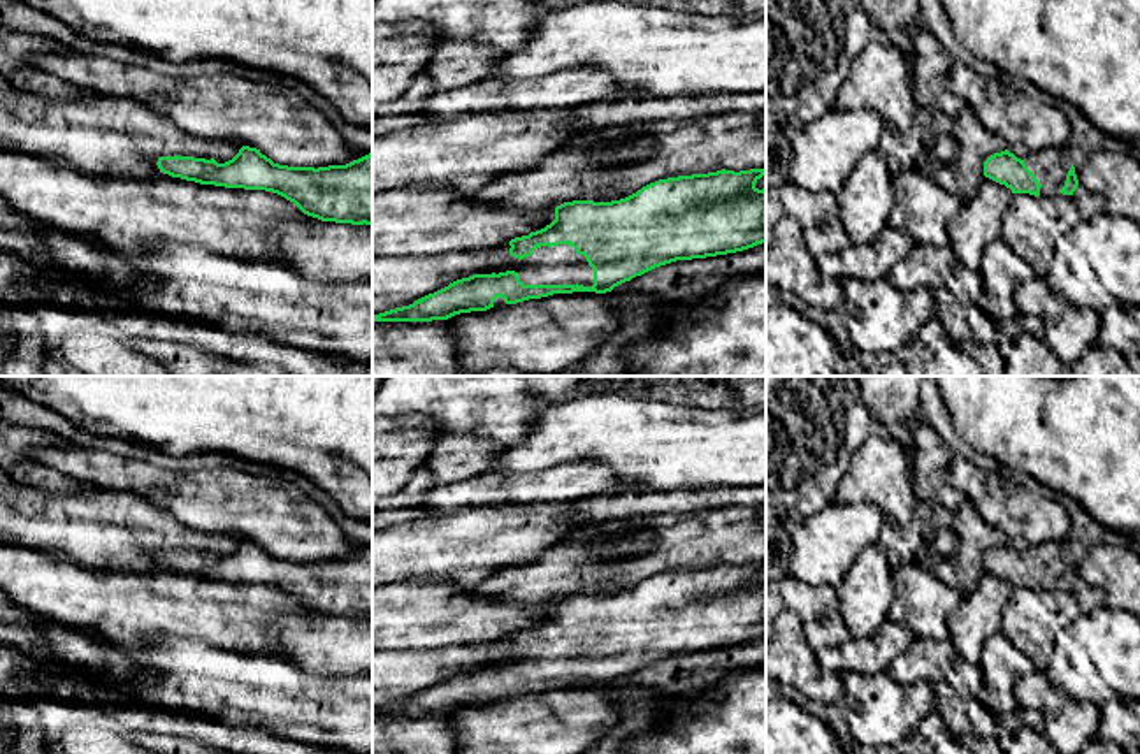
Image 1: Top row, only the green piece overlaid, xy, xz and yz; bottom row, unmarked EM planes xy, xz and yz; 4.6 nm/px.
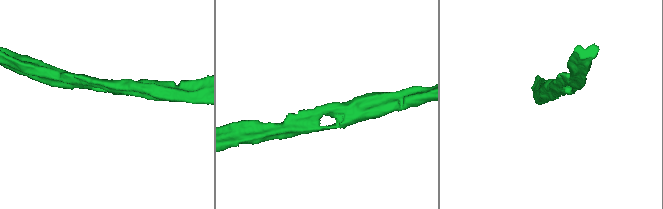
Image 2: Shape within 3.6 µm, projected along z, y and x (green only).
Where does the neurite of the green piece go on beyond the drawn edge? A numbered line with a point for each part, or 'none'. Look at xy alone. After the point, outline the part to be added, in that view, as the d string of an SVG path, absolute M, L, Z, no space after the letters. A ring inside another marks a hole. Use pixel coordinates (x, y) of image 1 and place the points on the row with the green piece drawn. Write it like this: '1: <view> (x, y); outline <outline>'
none

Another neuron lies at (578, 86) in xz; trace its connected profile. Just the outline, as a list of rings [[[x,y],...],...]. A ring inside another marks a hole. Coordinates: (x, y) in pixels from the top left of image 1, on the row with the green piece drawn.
[[[576,67],[529,79],[481,79],[462,88],[437,90],[416,118],[423,123],[455,123],[471,116],[539,114],[571,111],[620,98],[618,83],[592,67]]]

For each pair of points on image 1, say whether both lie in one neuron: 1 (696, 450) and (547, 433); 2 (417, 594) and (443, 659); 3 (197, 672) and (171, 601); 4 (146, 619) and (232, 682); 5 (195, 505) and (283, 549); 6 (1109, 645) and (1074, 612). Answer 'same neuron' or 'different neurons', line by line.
1: same neuron
2: different neurons
3: different neurons
4: different neurons
5: same neuron
6: different neurons

